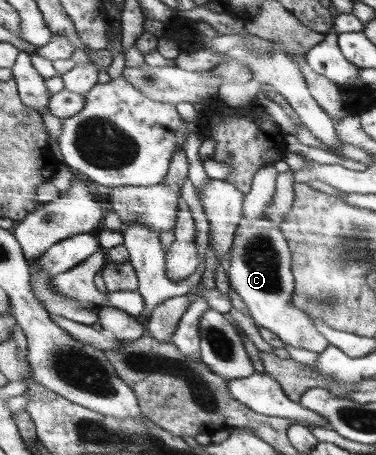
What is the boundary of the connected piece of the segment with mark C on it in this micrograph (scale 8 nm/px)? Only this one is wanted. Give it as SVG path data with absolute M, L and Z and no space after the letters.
M240 217L234 232L230 255L228 281L250 311L257 326L272 331L287 345L302 347L320 353L330 344L328 339L314 326L313 319L291 303L295 289L291 272L292 253L279 226L266 217L247 220Z

